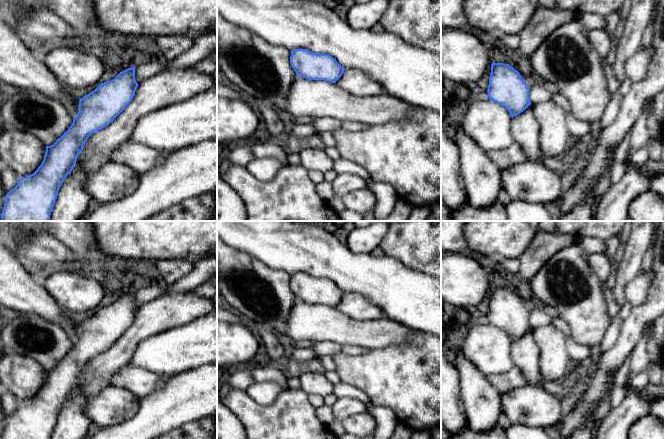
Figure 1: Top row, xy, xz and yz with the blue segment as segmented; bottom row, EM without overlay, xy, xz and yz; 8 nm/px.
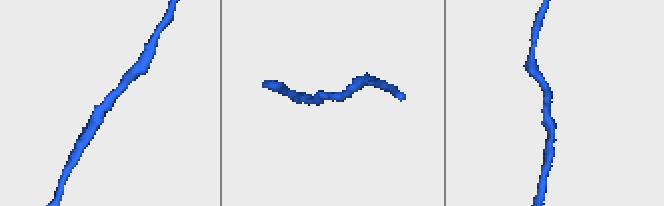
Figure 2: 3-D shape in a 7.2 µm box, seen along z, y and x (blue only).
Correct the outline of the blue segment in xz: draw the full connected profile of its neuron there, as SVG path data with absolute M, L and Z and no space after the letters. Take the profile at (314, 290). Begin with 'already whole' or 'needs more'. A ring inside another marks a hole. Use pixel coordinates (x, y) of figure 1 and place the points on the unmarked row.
needs more | M294 273L291 275L290 288L296 298L303 302L334 307L353 320L369 321L385 317L381 309L362 294L345 293L329 278Z

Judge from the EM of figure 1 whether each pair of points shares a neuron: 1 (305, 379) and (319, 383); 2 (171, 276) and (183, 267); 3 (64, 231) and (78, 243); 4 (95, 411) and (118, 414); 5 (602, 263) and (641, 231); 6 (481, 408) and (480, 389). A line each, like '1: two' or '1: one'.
1: one
2: one
3: one
4: one
5: two
6: one

